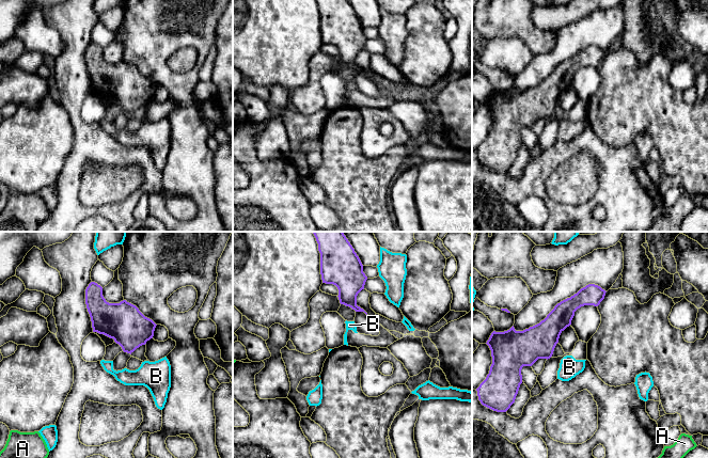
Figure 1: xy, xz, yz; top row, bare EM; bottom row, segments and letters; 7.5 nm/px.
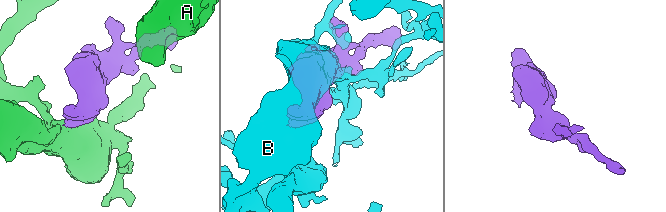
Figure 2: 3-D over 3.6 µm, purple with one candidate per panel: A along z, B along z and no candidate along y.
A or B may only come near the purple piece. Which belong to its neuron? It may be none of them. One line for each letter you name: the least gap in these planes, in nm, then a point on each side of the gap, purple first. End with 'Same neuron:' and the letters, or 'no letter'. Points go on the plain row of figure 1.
A: 850 nm apart; from purple across xy (93, 92), (37, 192)
Same neuron: A

